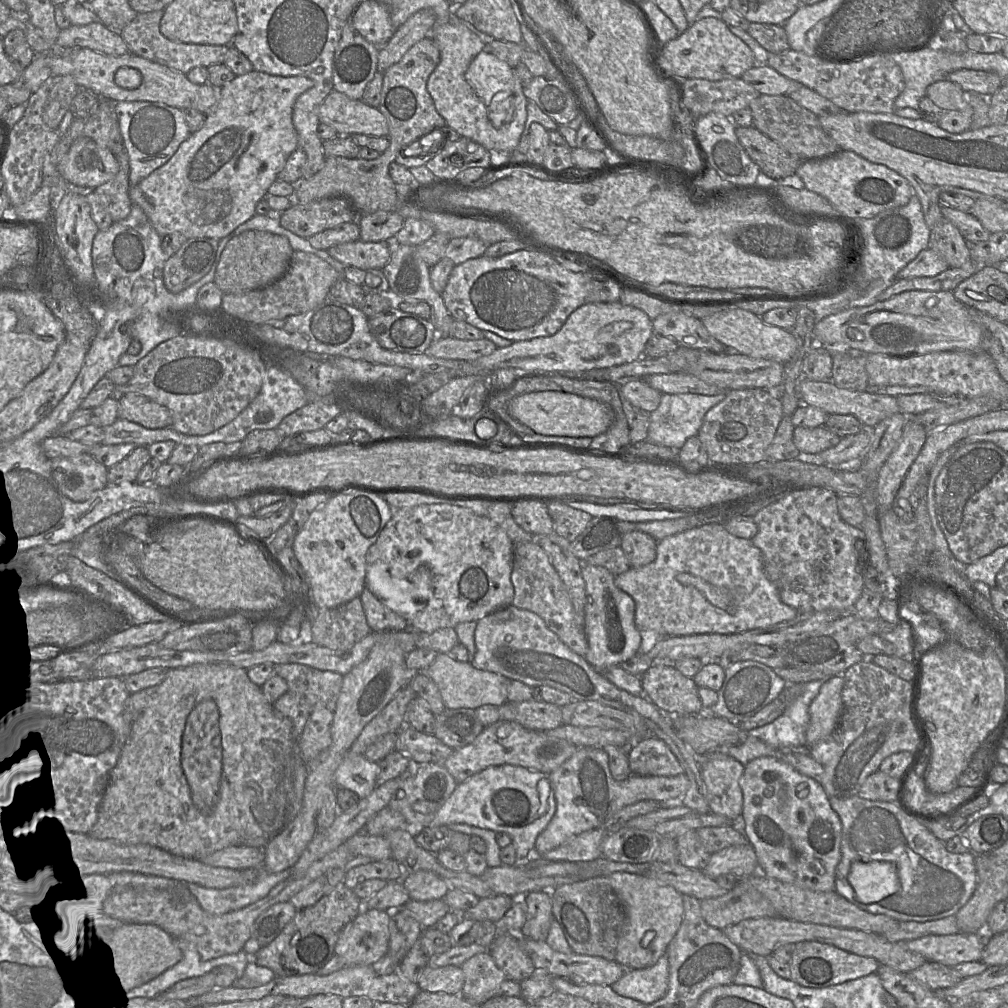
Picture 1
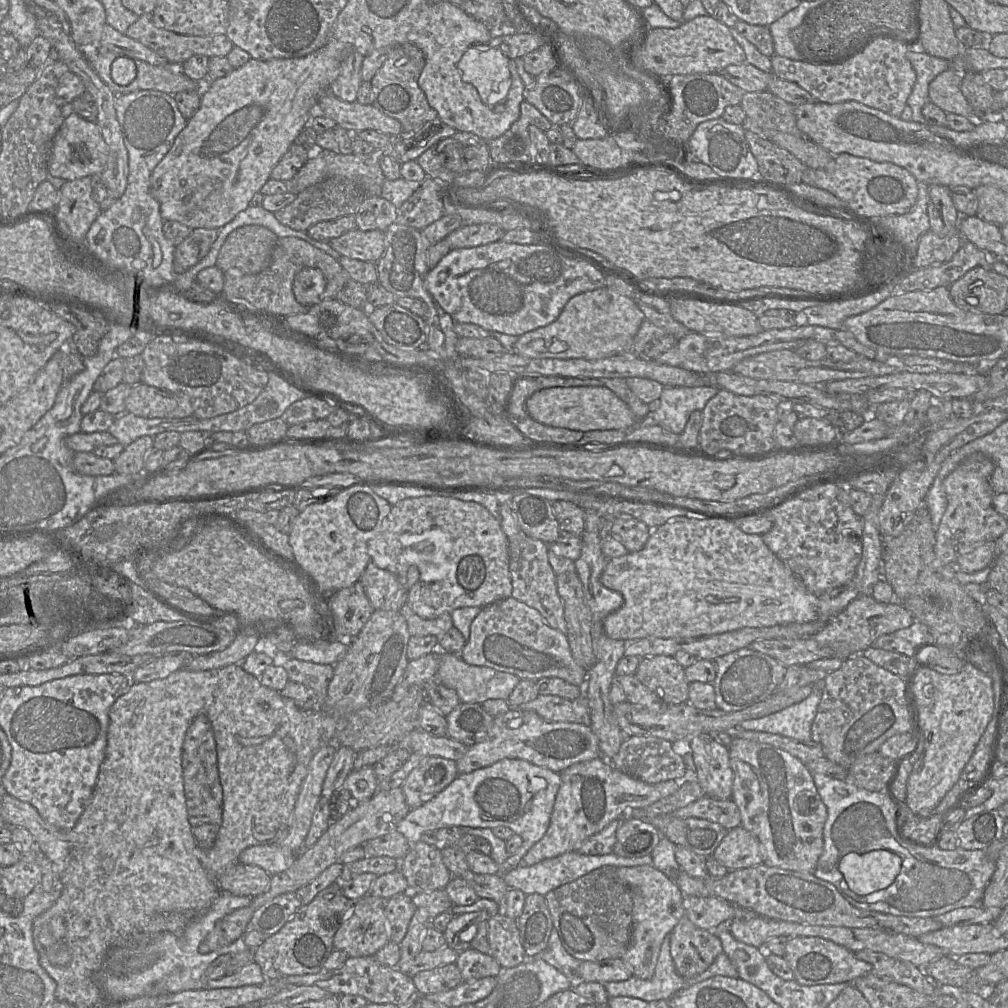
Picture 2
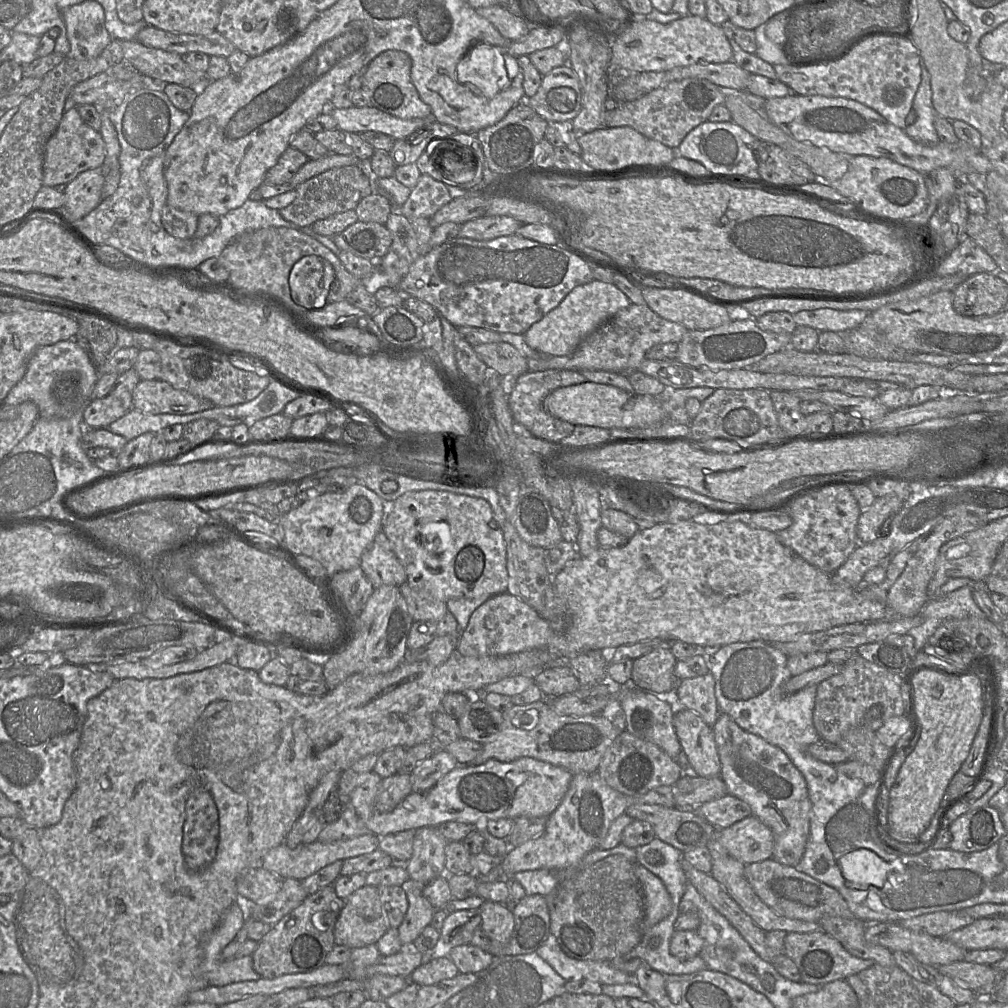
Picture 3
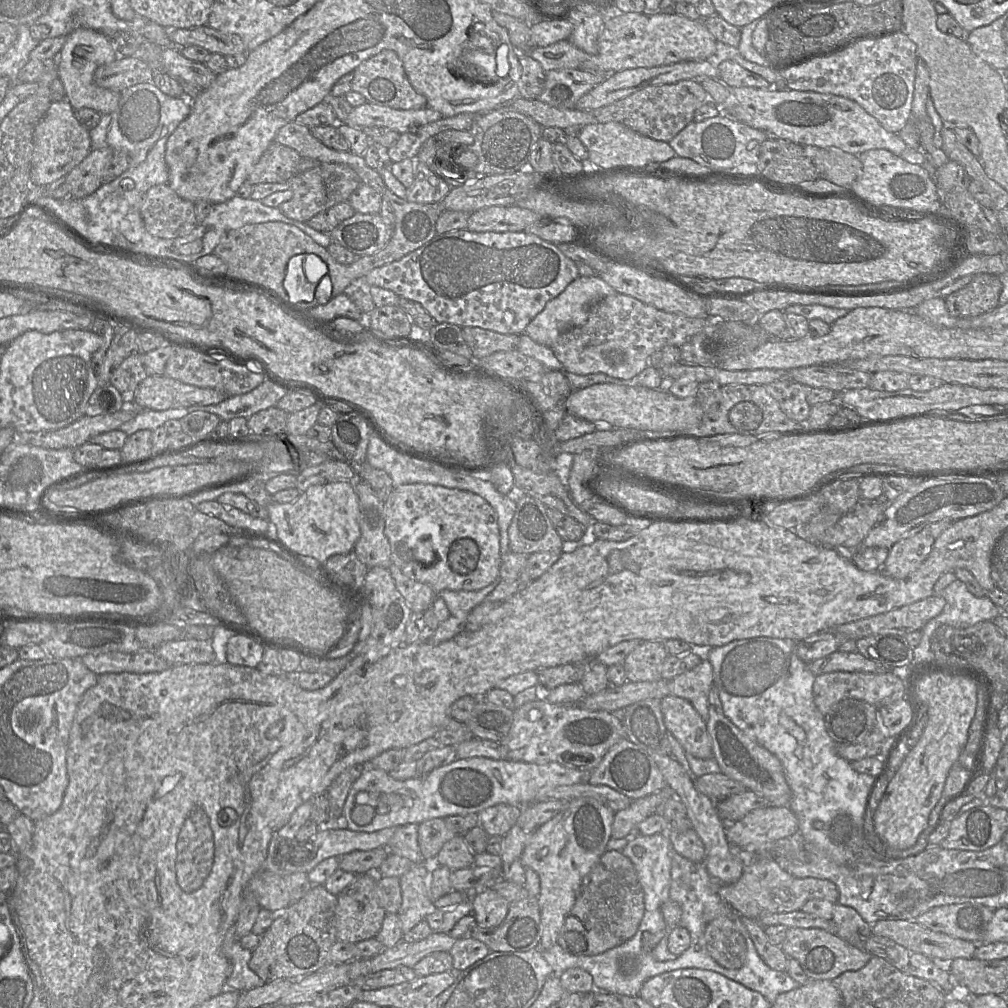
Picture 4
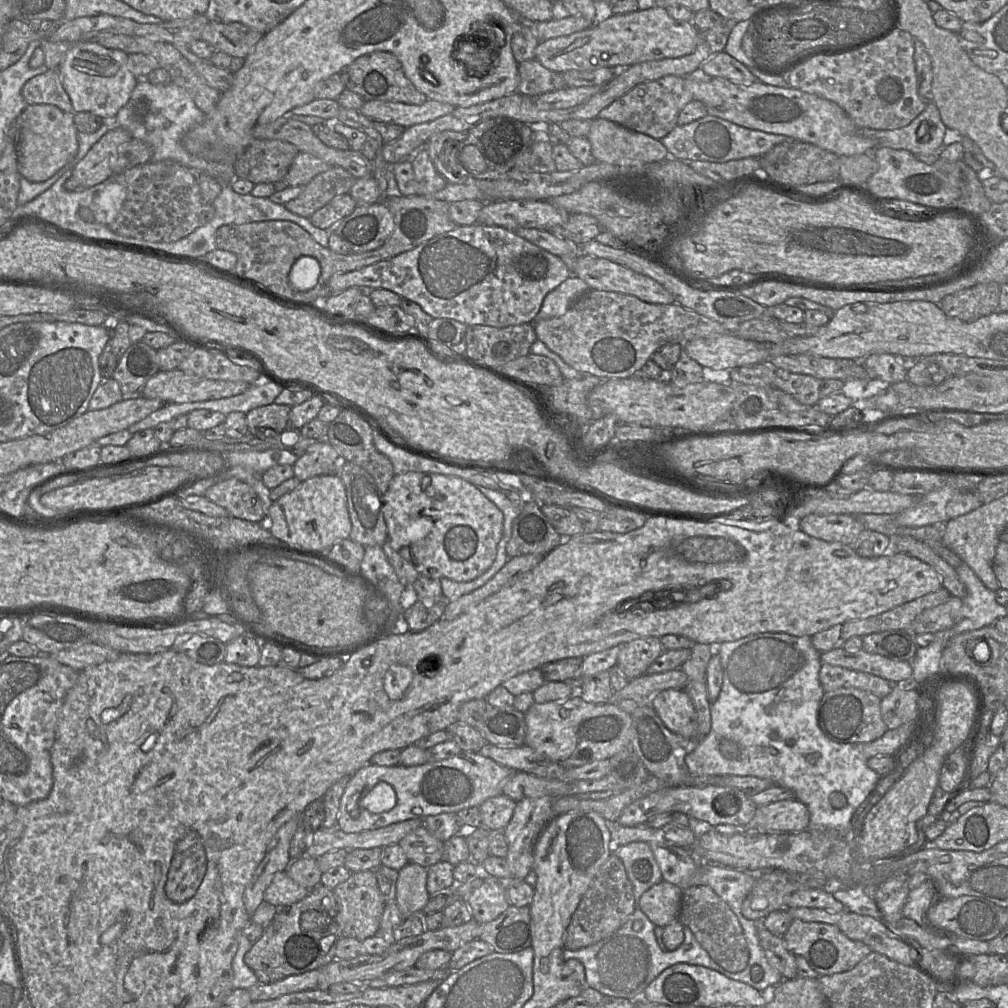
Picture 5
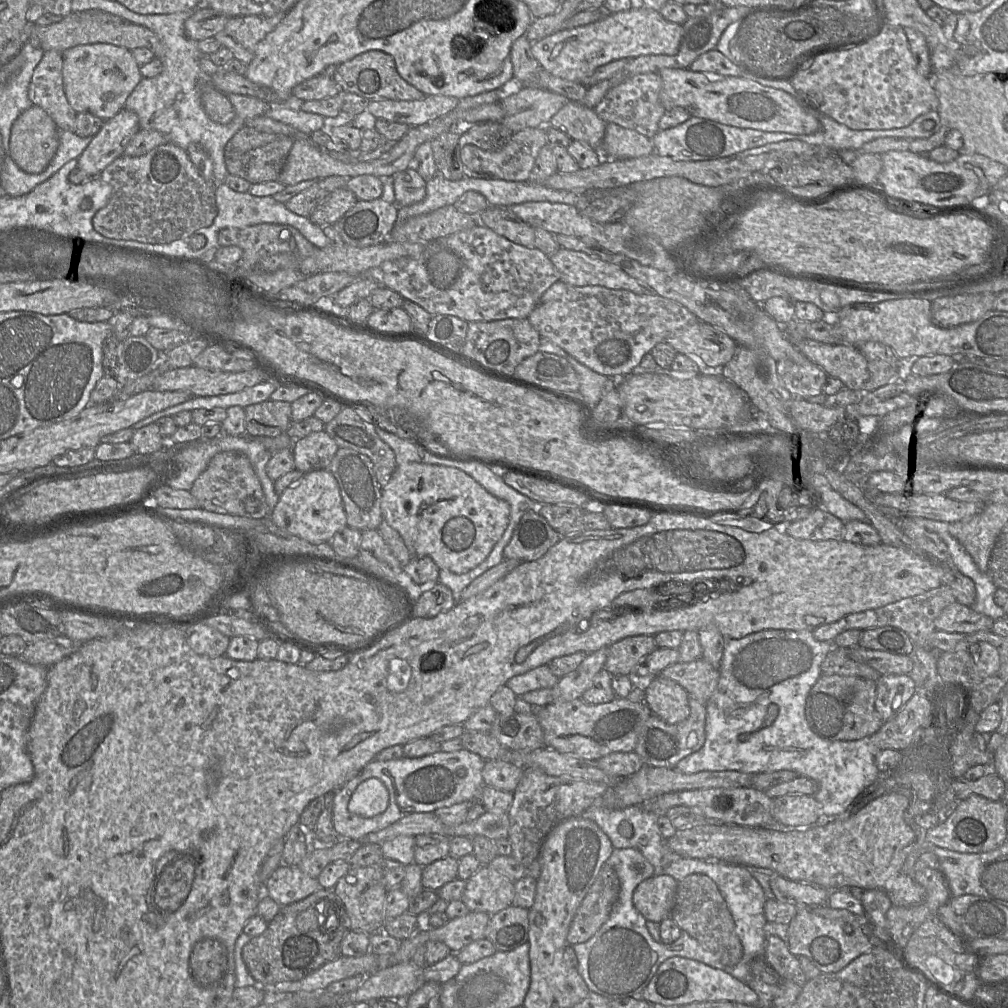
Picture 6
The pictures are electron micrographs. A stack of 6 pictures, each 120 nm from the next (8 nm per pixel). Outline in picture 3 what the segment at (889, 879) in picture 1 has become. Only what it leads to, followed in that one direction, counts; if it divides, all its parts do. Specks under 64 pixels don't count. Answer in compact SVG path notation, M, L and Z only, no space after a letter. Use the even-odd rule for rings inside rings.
M858 849L843 856L839 867L848 887L868 890L875 886L881 889L887 879L889 863L870 850Z

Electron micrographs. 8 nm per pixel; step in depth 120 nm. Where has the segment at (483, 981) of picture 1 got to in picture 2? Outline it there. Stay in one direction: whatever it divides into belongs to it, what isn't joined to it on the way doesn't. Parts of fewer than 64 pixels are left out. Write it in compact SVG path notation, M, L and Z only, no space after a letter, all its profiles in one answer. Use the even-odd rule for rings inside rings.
M473 948L460 952L455 964L461 972L463 982L496 977L502 968L492 956Z

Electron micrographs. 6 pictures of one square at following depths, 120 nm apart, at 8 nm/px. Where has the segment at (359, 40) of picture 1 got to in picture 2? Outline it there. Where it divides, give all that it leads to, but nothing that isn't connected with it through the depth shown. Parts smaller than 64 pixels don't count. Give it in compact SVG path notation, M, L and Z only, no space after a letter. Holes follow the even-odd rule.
M356 50L350 51L341 63L338 77L331 84L328 93L346 102L355 102L362 84L361 67L365 56Z

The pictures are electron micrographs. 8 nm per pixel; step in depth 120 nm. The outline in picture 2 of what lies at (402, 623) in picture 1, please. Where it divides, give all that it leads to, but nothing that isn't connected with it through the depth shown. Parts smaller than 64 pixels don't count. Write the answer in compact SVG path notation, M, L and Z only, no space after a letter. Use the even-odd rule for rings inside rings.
M369 562L360 582L374 610L400 612L407 602L408 588L388 570Z

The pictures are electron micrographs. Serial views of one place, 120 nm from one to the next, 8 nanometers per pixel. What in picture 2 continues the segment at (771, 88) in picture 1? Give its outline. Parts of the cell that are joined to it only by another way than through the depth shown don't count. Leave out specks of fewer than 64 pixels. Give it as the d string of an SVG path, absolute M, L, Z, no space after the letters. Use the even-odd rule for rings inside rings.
M749 63L729 65L720 75L745 92L766 91L773 77L777 77L774 73L764 72Z

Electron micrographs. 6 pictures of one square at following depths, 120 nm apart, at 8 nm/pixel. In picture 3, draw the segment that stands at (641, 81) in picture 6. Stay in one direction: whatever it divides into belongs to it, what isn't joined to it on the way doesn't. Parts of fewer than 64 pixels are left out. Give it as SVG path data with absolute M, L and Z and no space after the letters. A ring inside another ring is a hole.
M686 78L672 81L633 101L613 103L612 108L603 113L602 127L631 127L650 139L670 148L676 148L691 130L709 121L713 108L724 104L724 101L725 94L722 92L722 87L706 79Z

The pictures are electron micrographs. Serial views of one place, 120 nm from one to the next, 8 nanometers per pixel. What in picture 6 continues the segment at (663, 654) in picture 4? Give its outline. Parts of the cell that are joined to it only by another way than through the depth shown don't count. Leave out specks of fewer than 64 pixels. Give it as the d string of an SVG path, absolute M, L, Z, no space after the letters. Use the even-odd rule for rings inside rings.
M654 636L623 638L608 647L604 668L612 675L630 675L634 667L657 648Z

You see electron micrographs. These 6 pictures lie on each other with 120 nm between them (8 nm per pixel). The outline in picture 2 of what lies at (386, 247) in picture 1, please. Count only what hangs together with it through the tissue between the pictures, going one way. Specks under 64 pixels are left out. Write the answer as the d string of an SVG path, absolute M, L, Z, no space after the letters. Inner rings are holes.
M356 228L331 239L329 244L343 256L376 263L386 250L386 233Z

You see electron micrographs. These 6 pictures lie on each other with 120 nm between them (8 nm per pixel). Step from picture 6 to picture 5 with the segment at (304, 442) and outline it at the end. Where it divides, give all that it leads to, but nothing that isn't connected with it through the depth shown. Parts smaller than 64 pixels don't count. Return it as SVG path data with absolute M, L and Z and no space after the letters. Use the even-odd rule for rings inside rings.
M318 439L293 465L294 474L304 481L318 475L339 475L347 460L326 440Z

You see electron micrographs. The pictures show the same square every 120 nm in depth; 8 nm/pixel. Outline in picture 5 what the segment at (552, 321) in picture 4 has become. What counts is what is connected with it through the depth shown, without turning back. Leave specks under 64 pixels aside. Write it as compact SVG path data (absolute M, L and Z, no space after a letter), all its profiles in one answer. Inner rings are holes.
M571 274L569 278L545 296L533 324L564 315L575 301L588 290L590 288L584 280Z

